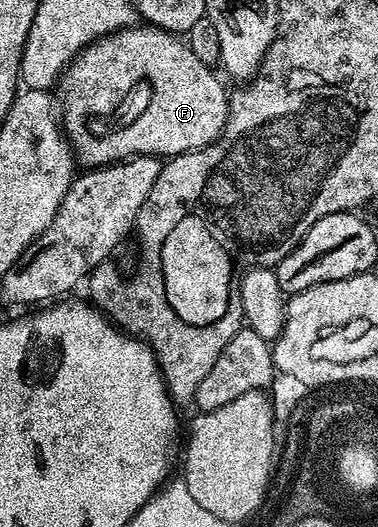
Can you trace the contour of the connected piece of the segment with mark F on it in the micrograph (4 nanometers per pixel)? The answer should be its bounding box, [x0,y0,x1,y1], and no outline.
[58,25,230,168]

